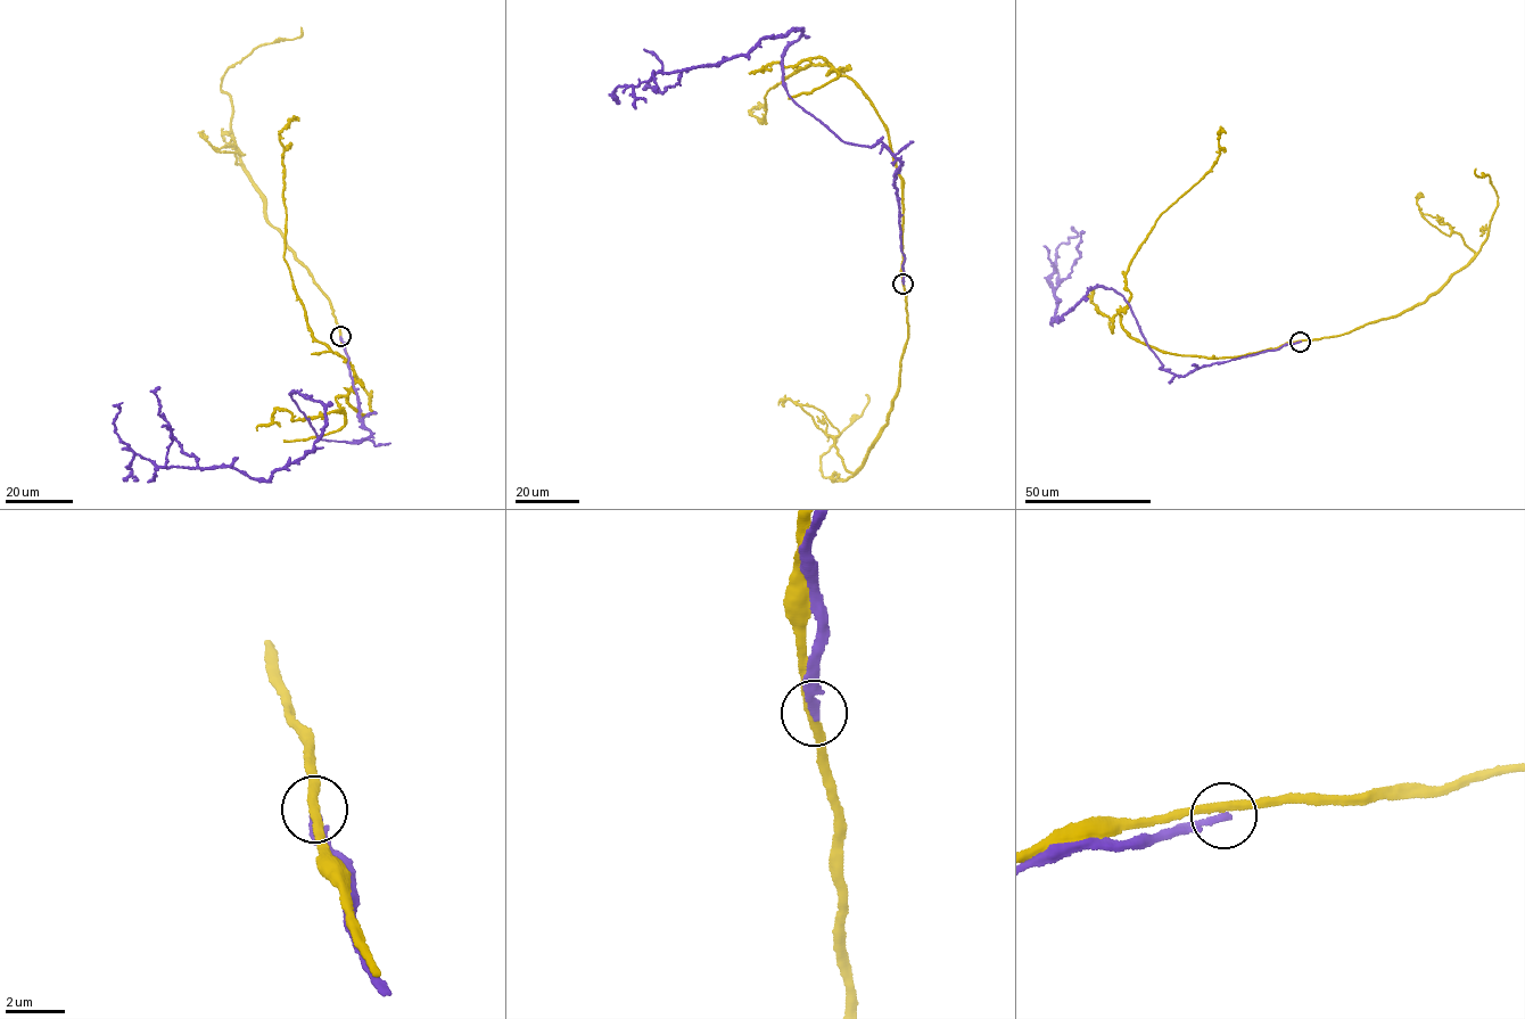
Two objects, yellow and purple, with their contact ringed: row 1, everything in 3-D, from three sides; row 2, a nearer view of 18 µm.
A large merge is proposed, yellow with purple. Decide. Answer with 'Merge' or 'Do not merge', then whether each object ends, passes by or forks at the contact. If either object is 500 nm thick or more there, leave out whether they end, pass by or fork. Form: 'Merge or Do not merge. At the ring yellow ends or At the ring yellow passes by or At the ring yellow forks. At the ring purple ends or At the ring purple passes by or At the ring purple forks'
Do not merge. At the ring yellow passes by. At the ring purple ends

